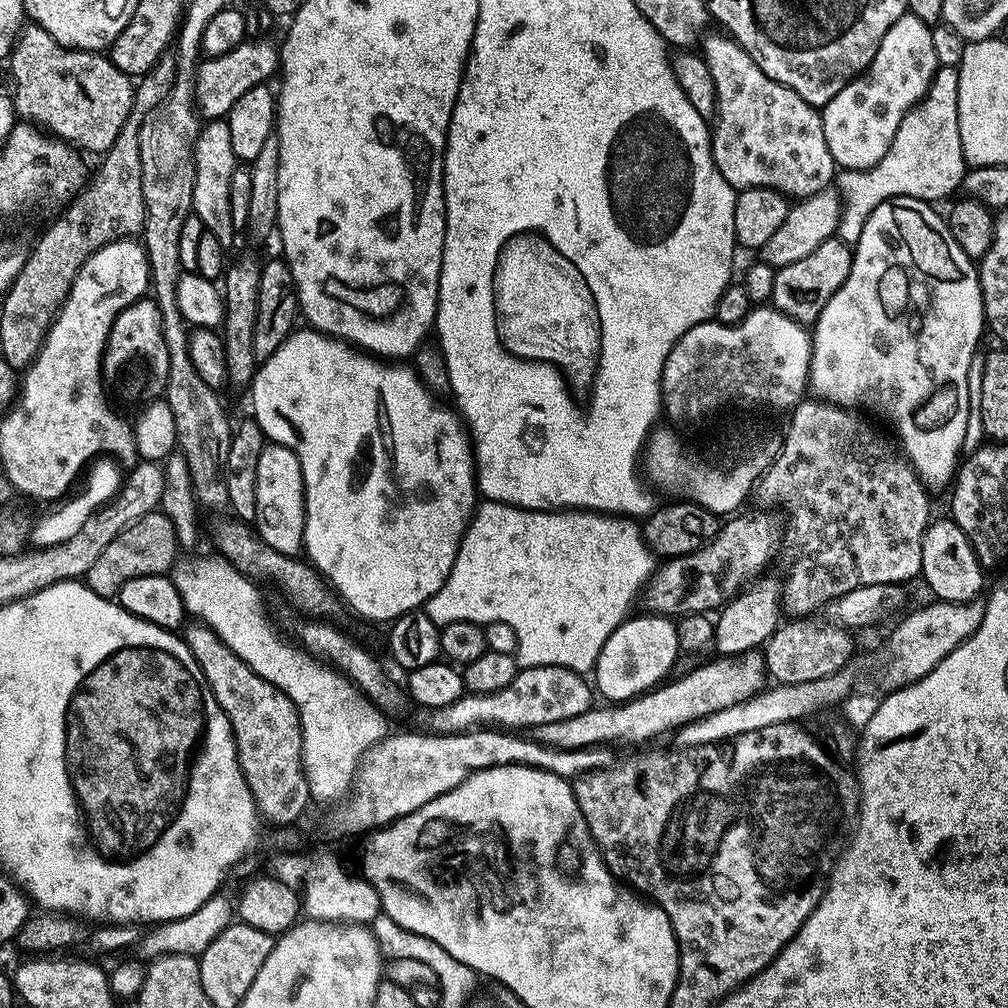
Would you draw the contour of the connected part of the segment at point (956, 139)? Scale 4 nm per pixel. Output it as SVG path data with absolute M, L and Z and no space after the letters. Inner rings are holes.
M937 67L926 96L911 108L894 136L890 149L872 168L841 169L836 188L841 195L841 211L837 237L854 248L870 214L892 197L918 197L937 203L963 185L968 165L962 150L958 126L957 67Z

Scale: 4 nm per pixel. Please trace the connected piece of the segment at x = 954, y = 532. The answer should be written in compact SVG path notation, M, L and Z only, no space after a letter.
M944 518L929 528L925 527L920 542L922 544L920 576L928 583L928 588L937 601L962 604L977 599L985 591L985 569L980 567L966 534L962 534L962 530L952 519Z

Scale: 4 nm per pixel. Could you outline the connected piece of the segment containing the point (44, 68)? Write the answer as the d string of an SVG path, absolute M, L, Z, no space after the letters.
M32 22L21 31L8 62L8 68L12 71L12 84L16 87L16 92L11 93L12 106L21 121L27 122L51 134L55 139L63 140L64 143L73 145L85 153L103 154L110 150L110 146L114 146L114 140L118 138L118 134L130 114L134 80L122 70L118 70L118 66L114 66L112 59L103 51L88 52L84 48L65 48L46 30Z

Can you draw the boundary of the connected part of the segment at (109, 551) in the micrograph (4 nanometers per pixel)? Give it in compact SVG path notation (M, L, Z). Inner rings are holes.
M157 510L134 522L126 531L118 534L118 538L114 538L114 542L110 542L102 554L98 554L98 562L90 566L86 583L90 590L94 590L94 594L112 598L132 578L171 573L177 560L176 524L164 510Z

